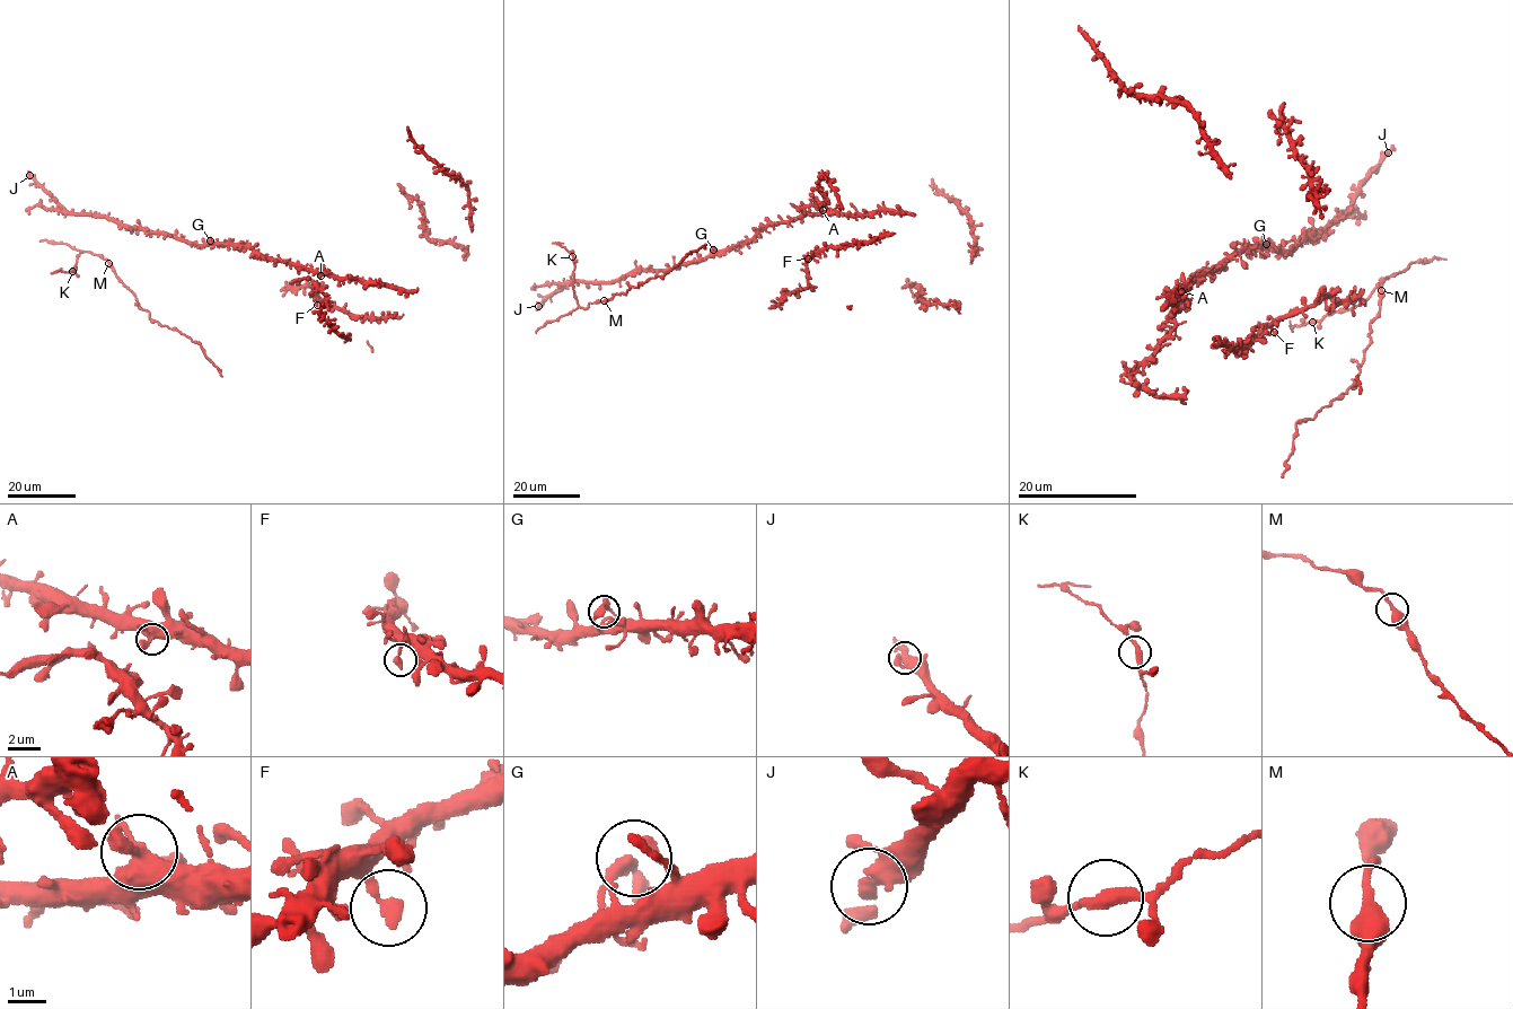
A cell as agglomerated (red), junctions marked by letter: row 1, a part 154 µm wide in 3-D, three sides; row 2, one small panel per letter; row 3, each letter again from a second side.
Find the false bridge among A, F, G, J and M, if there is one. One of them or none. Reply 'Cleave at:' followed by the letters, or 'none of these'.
Cleave at: M

